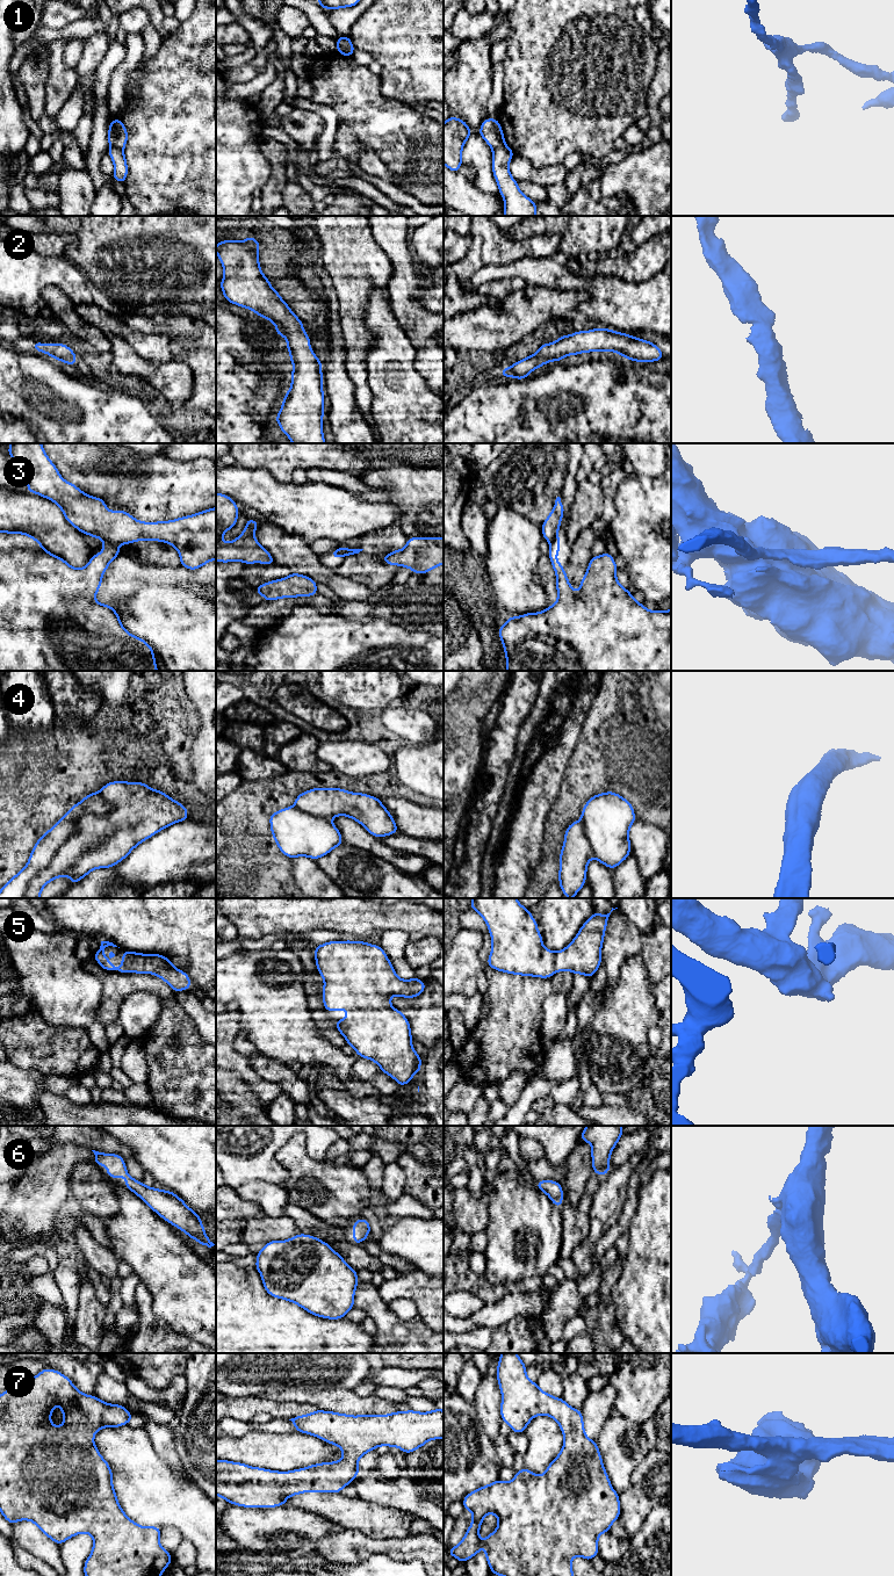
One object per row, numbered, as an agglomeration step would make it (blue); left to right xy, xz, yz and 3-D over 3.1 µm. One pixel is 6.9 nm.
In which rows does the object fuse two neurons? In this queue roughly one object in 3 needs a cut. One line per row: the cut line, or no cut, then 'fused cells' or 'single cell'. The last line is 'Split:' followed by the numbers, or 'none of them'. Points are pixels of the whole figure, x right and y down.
1: cut xy (110, 146), (117, 146), (122, 150); fused cells
2: cut none; single cell
3: cut xy (105, 540), (117, 544); fused cells
4: cut xy (100, 792), (109, 810), (79, 819), (23, 897); fused cells
5: cut none; single cell
6: cut none; single cell
7: cut none; single cell
Split: 1, 3, 4

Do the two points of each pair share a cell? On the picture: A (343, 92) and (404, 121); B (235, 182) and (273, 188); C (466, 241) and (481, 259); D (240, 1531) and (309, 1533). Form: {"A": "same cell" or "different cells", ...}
{"A": "same cell", "B": "different cells", "C": "different cells", "D": "same cell"}

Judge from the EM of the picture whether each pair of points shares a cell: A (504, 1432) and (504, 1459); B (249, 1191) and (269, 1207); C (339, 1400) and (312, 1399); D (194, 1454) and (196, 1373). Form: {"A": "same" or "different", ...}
{"A": "same", "B": "same", "C": "same", "D": "same"}

